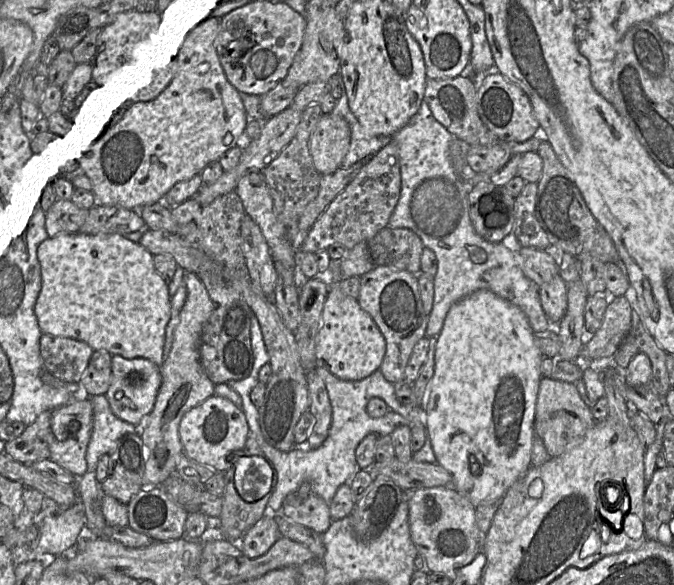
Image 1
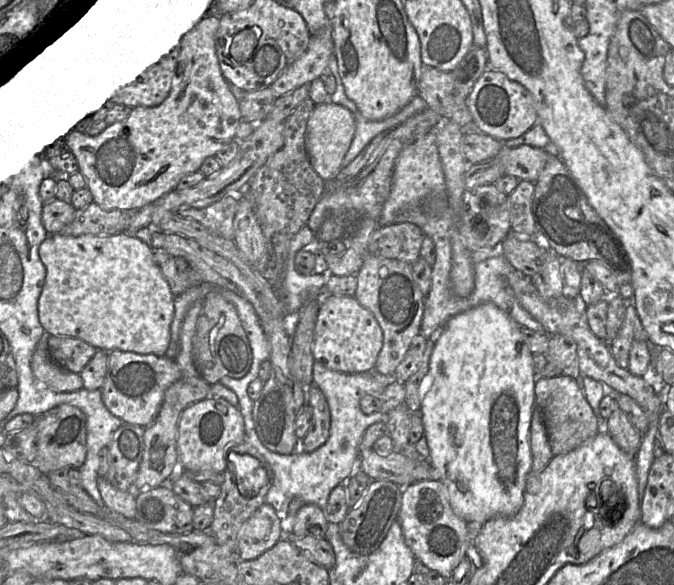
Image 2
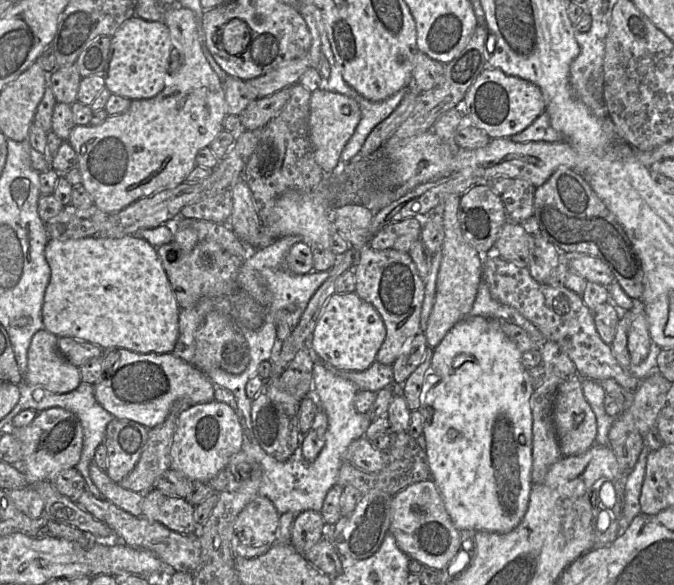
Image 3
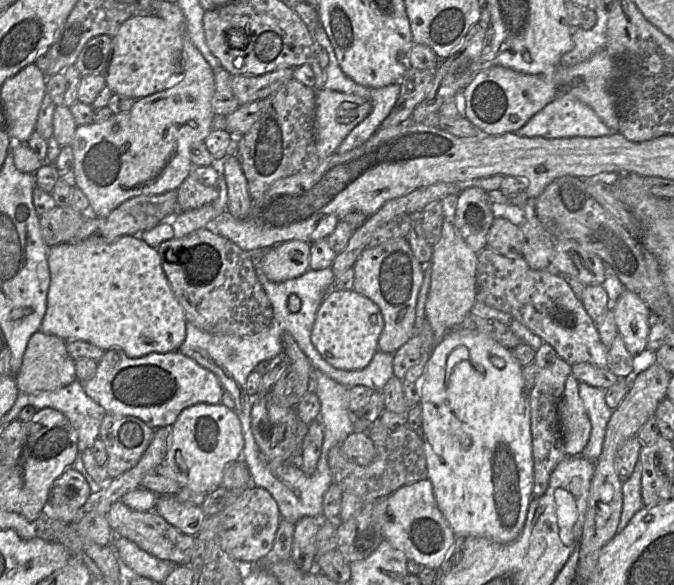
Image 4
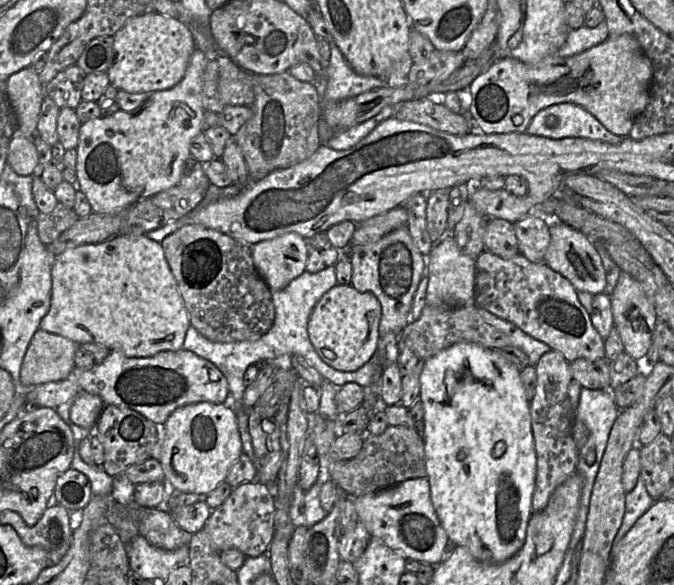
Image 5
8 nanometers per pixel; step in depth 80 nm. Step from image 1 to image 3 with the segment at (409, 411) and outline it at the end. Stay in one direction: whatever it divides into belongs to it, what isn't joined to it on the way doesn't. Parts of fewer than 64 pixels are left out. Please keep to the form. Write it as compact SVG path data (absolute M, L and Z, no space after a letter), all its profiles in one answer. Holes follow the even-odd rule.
M322 360L314 362L312 395L317 400L320 408L322 408L327 415L328 428L326 431L325 445L315 461L311 463L308 463L303 459L290 458L285 462L276 460L274 457L266 453L258 443L253 432L251 419L250 427L248 427L246 421L241 421L243 431L243 443L241 450L248 456L253 457L262 468L262 481L259 487L259 495L267 497L274 504L280 515L286 512L301 513L306 510L313 510L321 514L324 499L328 491L337 483L338 472L345 460L345 453L349 445L354 440L363 437L368 426L372 422L367 413L359 413L355 408L354 398L358 391L358 386L356 386L353 382L332 373L329 369L326 368L325 363Z

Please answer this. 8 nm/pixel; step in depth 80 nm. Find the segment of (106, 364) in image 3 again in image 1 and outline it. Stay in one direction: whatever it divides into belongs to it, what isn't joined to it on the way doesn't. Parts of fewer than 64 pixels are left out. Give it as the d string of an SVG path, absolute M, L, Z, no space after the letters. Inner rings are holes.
M108 352L107 376L101 393L108 411L117 418L137 425L149 407L160 384L160 363L151 362L140 355L123 356Z

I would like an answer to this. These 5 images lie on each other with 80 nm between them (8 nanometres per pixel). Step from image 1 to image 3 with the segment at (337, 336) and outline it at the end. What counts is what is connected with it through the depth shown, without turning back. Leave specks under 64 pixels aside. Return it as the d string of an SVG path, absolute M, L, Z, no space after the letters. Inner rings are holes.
M355 292L334 293L327 300L311 336L312 348L324 362L340 370L364 371L375 361L386 337L377 310Z

